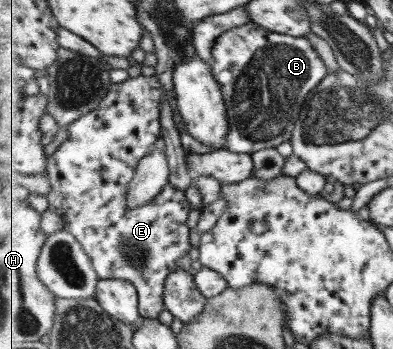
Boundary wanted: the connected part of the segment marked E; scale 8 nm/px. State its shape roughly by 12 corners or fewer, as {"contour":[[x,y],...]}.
{"contour":[[154,74],[111,84],[48,161],[49,210],[104,279],[165,311],[196,240],[167,183],[130,209],[162,103]]}

